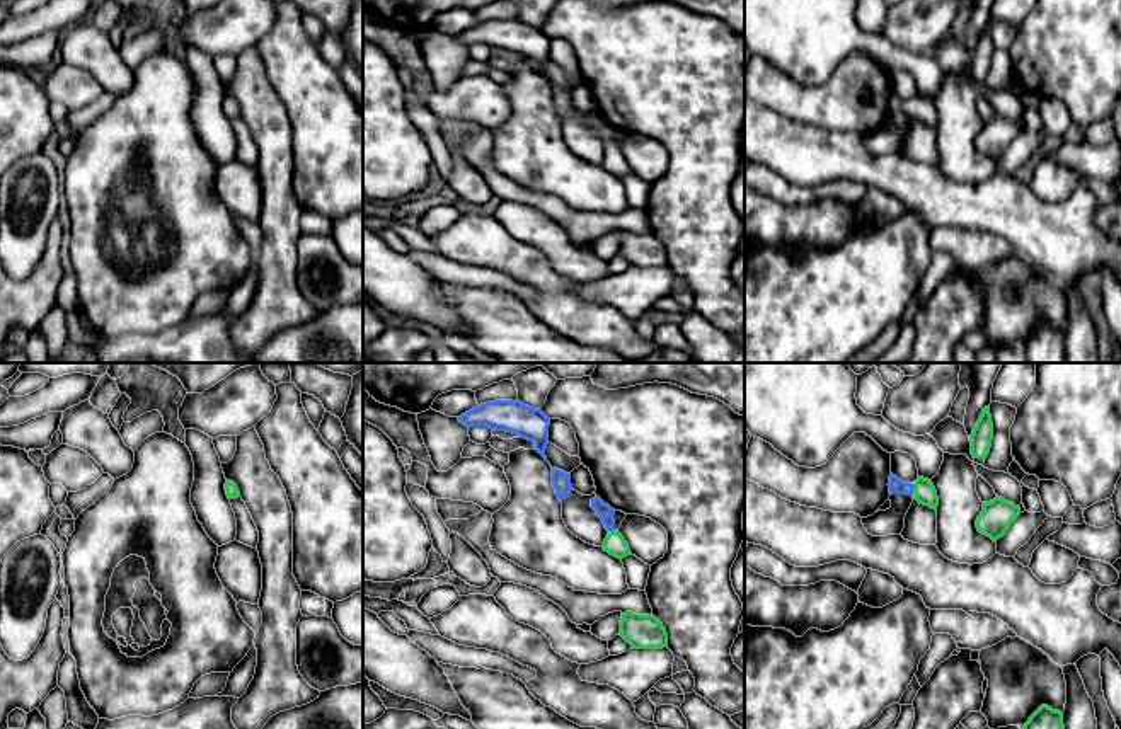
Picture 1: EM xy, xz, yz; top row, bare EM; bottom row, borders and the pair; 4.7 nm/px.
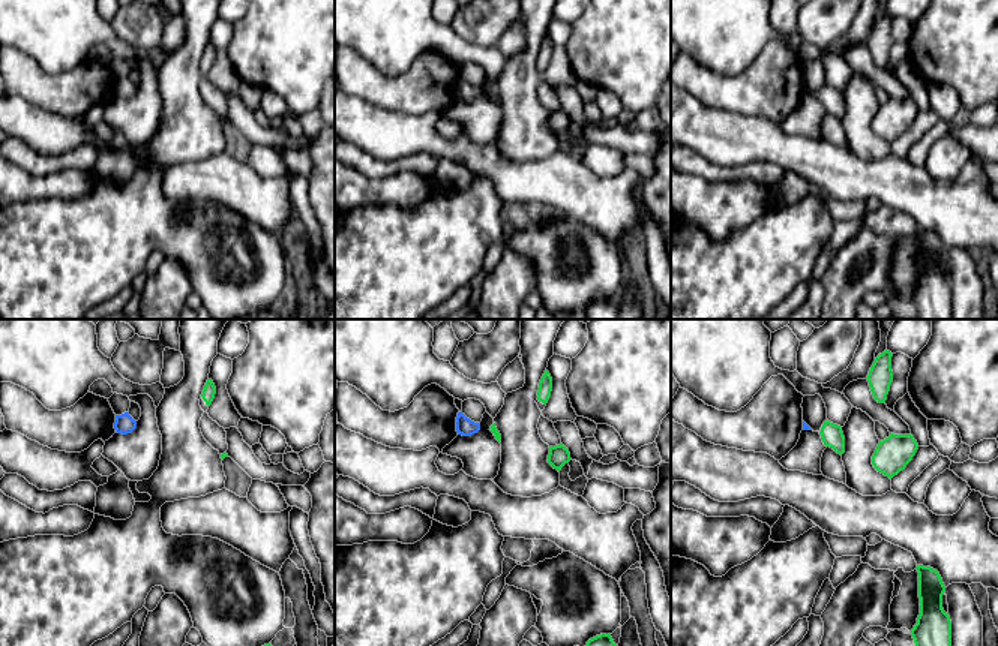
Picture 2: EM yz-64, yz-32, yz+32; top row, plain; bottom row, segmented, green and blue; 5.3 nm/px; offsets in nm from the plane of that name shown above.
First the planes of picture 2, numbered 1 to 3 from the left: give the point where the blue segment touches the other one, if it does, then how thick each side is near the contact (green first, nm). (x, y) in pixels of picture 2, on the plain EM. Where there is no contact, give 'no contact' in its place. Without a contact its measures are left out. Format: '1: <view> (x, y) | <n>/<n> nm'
1: no contact
2: no contact
3: no contact

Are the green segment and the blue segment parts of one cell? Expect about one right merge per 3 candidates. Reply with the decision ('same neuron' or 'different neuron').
same neuron

